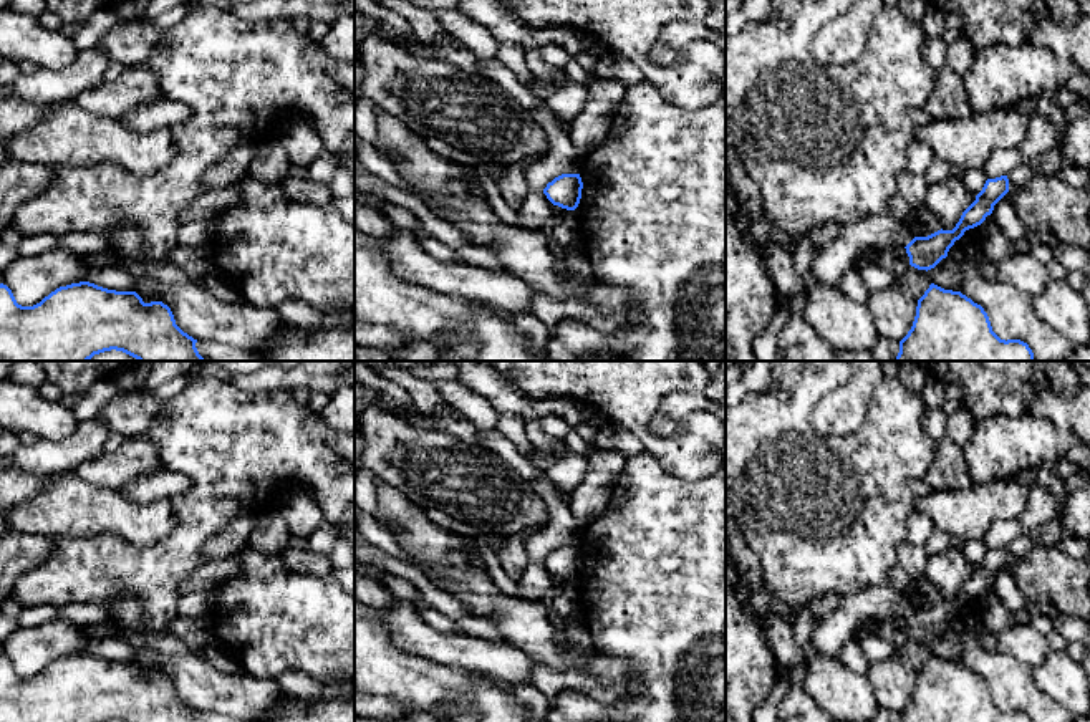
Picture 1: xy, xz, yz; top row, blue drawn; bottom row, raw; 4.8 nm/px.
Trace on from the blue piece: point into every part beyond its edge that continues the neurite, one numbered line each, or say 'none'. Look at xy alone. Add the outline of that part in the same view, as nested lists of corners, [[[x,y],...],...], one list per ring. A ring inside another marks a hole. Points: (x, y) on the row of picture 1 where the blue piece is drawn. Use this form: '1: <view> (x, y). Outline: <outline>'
none

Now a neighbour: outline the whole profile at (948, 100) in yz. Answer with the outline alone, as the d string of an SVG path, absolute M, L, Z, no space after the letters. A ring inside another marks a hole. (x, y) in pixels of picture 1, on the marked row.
M949 66L936 70L936 83L923 109L931 119L966 119L976 114L967 101L967 93L959 76Z

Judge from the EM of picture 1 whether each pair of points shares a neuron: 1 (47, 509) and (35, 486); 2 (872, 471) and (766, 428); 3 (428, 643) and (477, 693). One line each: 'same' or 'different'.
1: different
2: same
3: different

